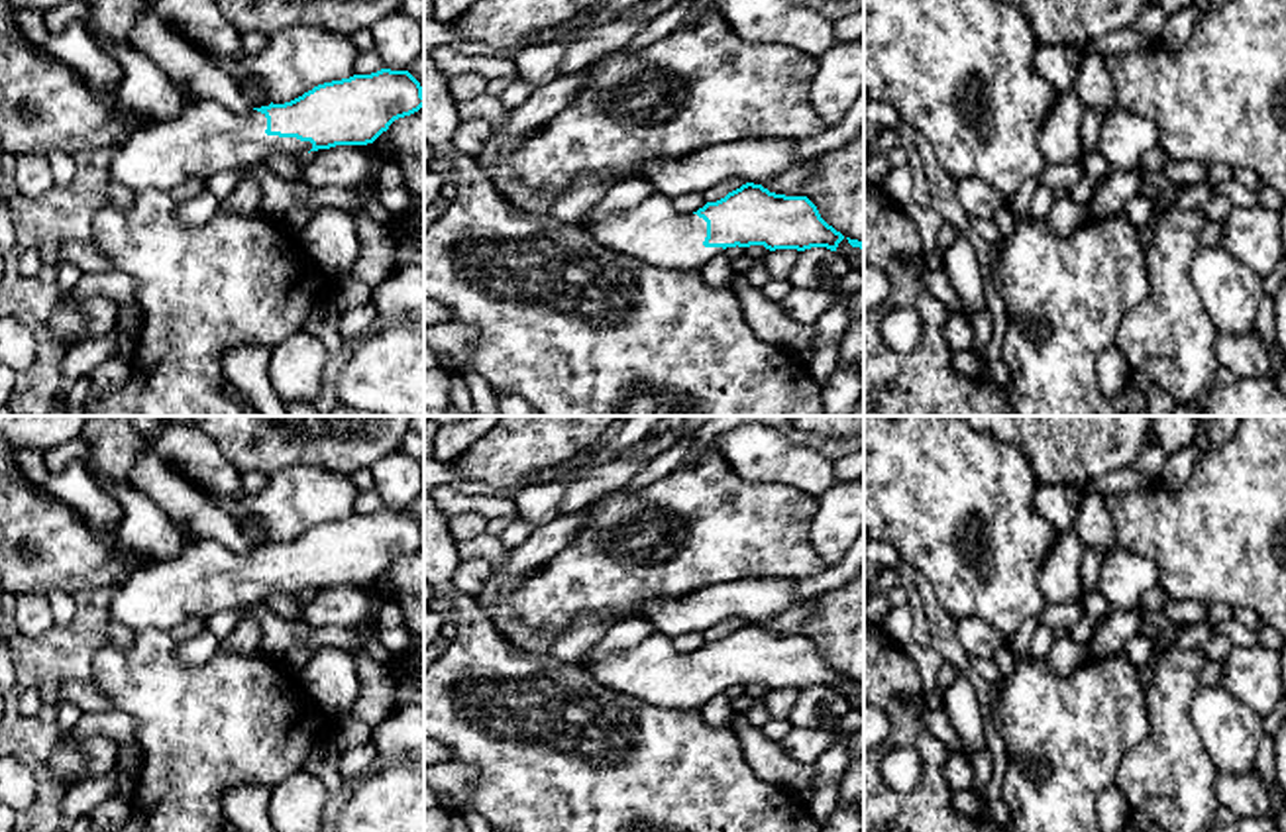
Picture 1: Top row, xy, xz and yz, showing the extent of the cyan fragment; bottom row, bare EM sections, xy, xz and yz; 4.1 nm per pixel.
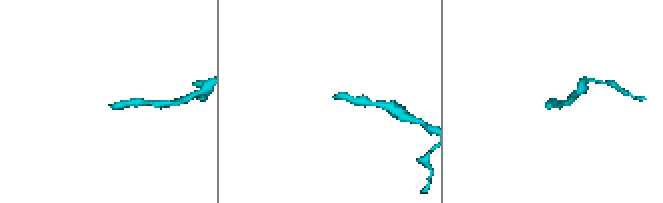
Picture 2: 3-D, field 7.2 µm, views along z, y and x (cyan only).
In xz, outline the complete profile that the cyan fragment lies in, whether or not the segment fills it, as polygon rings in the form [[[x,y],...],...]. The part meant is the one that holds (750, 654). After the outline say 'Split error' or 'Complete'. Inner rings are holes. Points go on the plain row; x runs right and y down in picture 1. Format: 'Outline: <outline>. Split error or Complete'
Outline: [[[746,622],[717,642],[707,642],[693,653],[681,653],[673,648],[673,640],[656,632],[636,648],[581,657],[579,661],[601,685],[630,695],[658,708],[697,708],[723,693],[726,687],[764,685],[770,691],[811,687],[827,687],[836,691],[844,679],[840,671],[829,665],[817,646],[807,636],[785,636]]]. Split error

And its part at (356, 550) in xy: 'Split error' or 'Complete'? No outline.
Split error

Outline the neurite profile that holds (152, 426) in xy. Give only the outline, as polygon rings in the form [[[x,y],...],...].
[[[124,416],[153,443],[163,434],[165,416]]]

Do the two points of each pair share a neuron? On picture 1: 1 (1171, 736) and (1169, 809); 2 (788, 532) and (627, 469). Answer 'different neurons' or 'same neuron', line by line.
1: same neuron
2: different neurons

